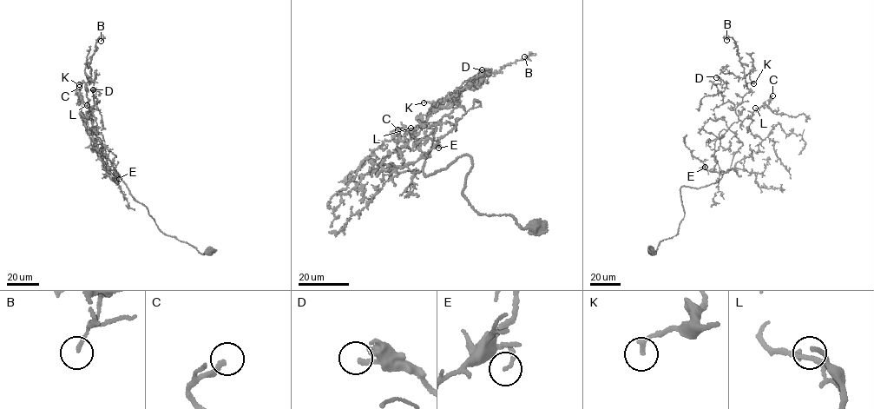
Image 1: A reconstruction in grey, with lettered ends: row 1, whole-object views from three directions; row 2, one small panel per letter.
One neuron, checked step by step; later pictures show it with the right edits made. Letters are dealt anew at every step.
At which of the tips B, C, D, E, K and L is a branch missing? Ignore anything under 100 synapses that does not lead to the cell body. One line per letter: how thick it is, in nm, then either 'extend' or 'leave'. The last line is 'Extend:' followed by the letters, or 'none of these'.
B: 140 nm thick; leave
C: 220 nm thick; extend
D: 200 nm thick; leave
E: 150 nm thick; leave
K: 180 nm thick; leave
L: 170 nm thick; extend
Extend: C, L

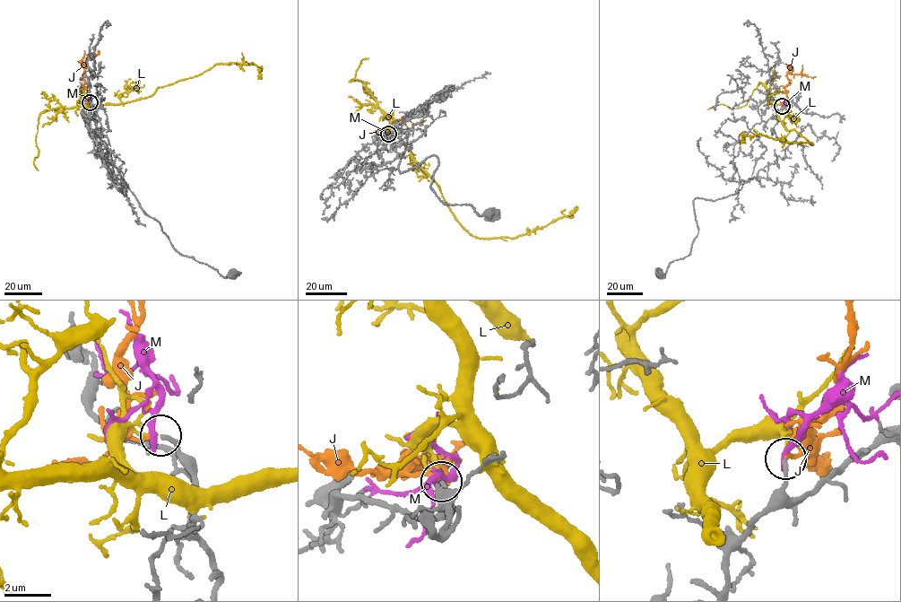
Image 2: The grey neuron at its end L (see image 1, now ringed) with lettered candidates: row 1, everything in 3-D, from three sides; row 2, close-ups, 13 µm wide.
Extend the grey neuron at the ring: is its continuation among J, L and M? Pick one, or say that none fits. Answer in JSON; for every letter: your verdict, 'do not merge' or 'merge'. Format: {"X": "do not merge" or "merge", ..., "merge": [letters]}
{"J": "merge", "L": "do not merge", "M": "do not merge", "merge": ["J"]}

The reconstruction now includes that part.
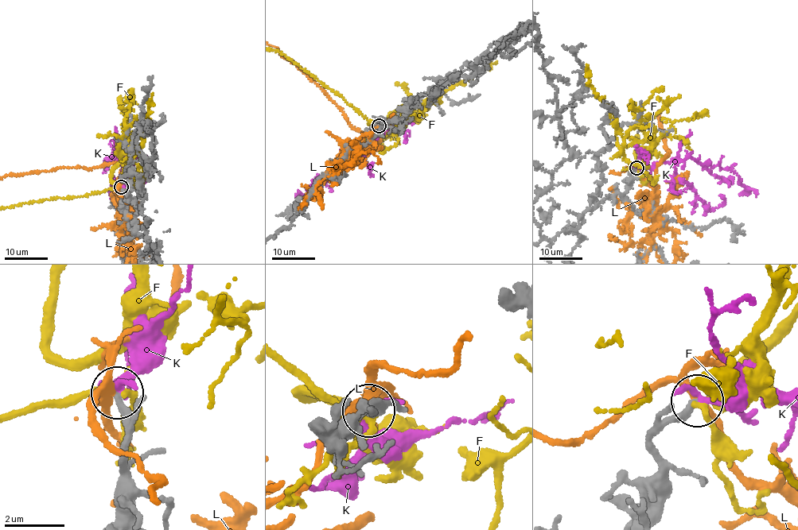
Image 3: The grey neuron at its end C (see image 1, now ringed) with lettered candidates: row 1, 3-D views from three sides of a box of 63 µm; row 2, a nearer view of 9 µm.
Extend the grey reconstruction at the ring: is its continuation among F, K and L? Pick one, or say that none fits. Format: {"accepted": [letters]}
{"accepted": ["K"]}

